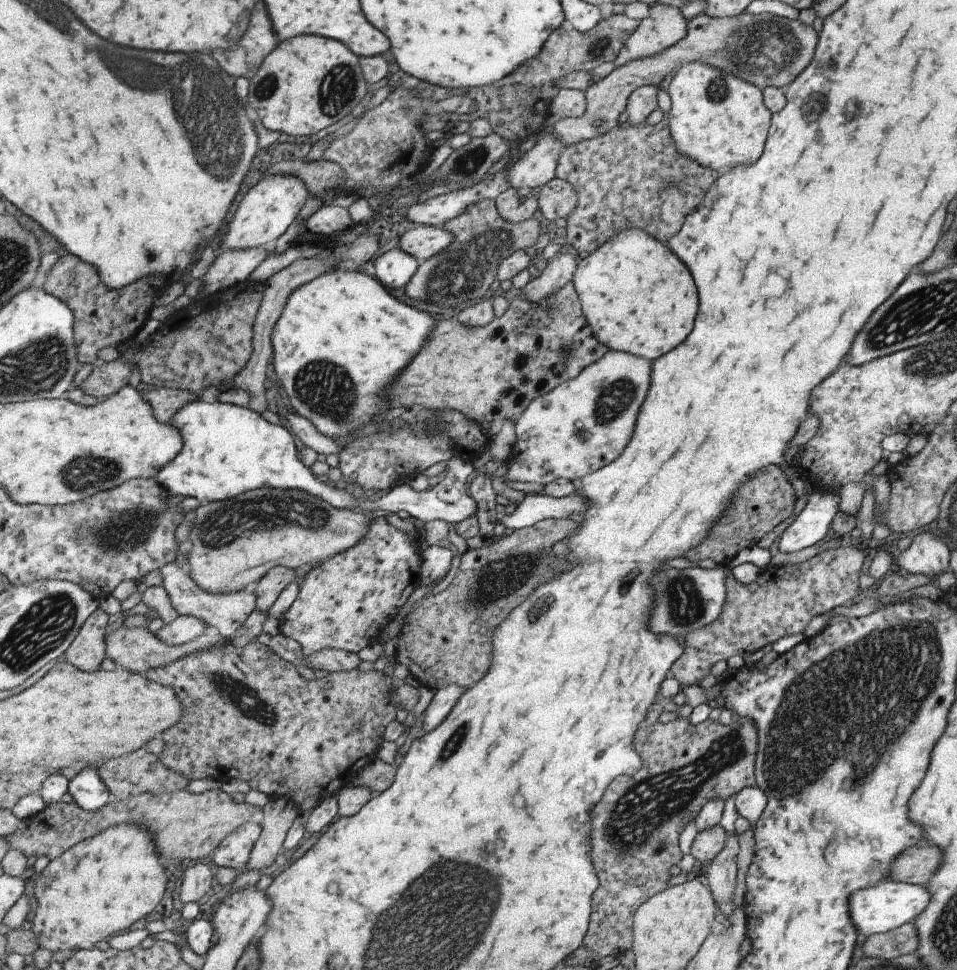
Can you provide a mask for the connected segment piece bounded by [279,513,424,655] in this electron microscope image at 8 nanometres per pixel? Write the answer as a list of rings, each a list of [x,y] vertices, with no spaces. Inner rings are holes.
[[[382,514],[372,517],[368,533],[357,544],[305,574],[297,598],[279,619],[281,634],[299,642],[305,655],[321,649],[359,654],[365,646],[377,644],[385,626],[421,583],[422,550]]]

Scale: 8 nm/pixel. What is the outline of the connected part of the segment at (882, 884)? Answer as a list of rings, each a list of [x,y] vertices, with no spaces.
[[[881,879],[872,887],[855,890],[855,894],[849,894],[847,910],[849,910],[849,920],[855,926],[855,930],[868,937],[872,934],[886,933],[906,922],[913,921],[929,899],[929,893],[923,886]]]

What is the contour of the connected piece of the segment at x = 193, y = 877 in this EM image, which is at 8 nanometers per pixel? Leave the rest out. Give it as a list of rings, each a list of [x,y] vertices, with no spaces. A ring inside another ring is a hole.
[[[196,864],[183,871],[179,898],[182,902],[201,904],[210,893],[213,884],[213,874],[205,864]]]

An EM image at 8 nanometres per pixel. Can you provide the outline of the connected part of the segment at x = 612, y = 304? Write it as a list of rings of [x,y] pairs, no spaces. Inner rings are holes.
[[[625,229],[611,235],[586,258],[578,259],[572,285],[579,297],[580,307],[590,333],[609,351],[643,356],[655,360],[661,354],[675,348],[691,332],[697,312],[697,292],[687,268],[657,239],[639,229]],[[657,316],[661,316],[661,328],[657,330]]]

